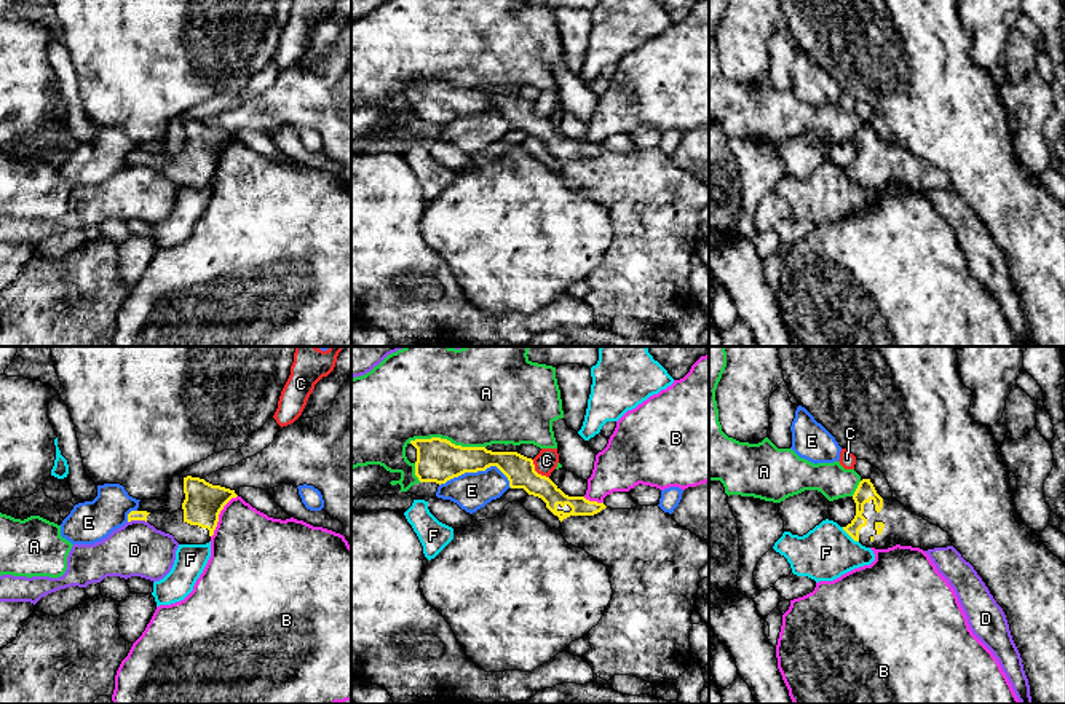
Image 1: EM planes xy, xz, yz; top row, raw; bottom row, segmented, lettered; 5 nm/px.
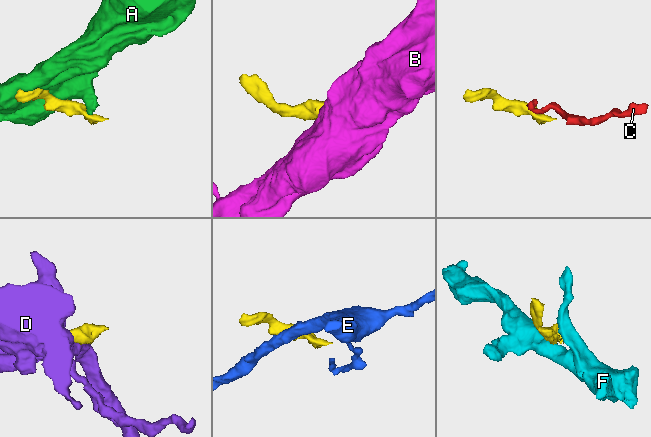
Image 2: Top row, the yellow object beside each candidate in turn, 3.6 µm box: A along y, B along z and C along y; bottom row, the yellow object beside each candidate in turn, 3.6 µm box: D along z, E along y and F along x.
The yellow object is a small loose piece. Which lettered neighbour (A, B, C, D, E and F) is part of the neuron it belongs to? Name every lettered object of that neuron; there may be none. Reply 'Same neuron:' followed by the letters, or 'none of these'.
Same neuron: none of these

